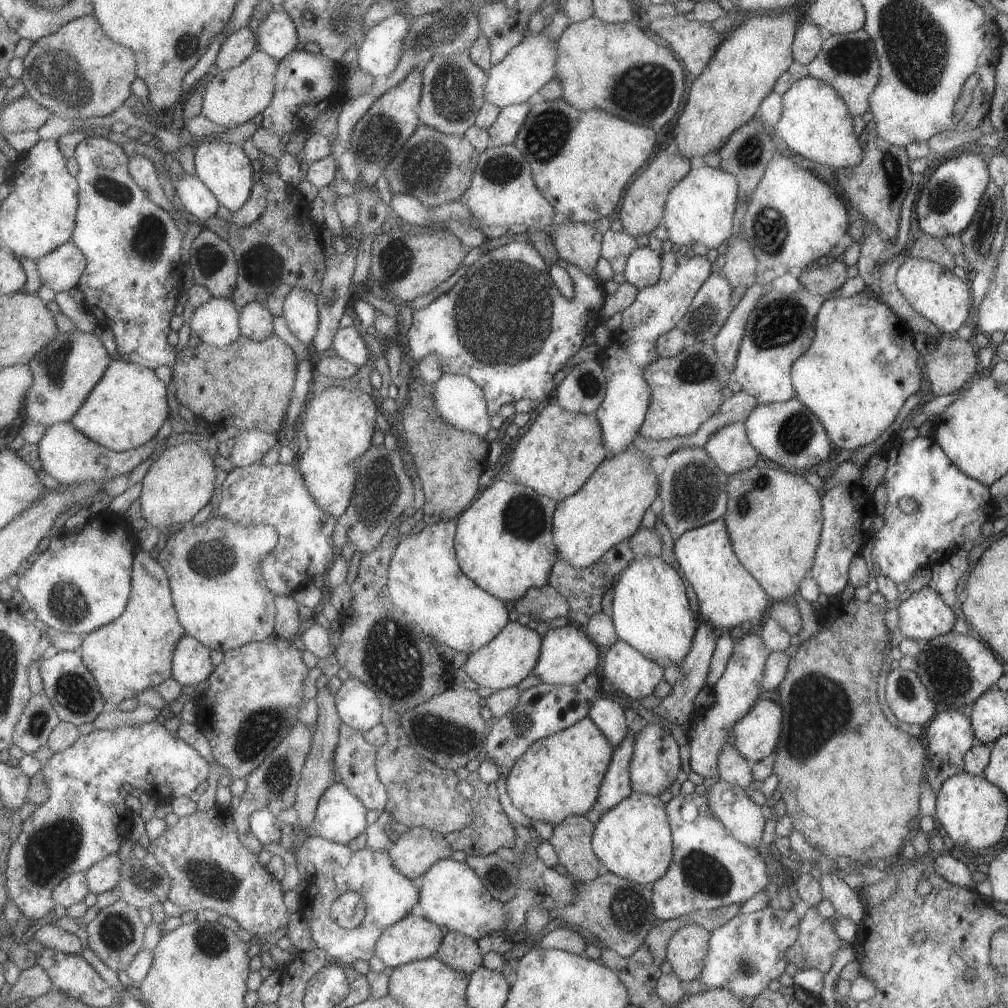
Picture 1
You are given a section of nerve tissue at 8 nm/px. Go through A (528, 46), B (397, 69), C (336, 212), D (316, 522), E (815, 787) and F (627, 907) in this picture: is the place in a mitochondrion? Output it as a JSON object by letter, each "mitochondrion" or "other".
{"A":"other","B":"other","C":"other","D":"mitochondrion","E":"other","F":"mitochondrion"}

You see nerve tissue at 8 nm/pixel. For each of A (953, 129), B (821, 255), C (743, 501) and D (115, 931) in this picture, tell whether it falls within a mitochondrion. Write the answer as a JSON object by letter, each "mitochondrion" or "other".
{"A":"other","B":"other","C":"mitochondrion","D":"mitochondrion"}

